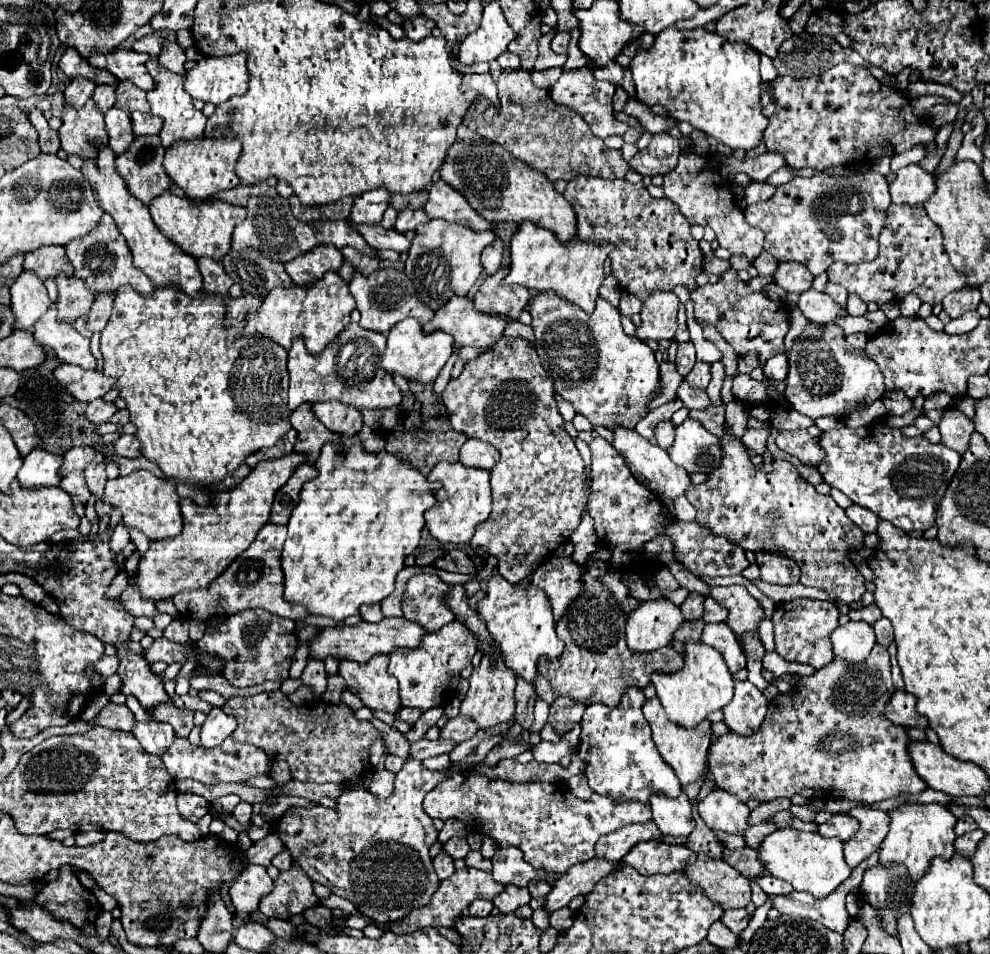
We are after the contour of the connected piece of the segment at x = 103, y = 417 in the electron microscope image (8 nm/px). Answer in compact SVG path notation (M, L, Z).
M96 399L96 401L92 401L92 403L88 403L88 409L86 409L86 419L90 421L90 423L106 423L112 415L116 413L116 407L114 407L114 403L106 403L106 401L102 401L102 399Z

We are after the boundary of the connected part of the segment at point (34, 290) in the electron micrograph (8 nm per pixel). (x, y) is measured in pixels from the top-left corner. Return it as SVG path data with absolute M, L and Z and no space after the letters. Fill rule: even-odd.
M22 271L20 277L10 285L12 295L12 313L16 317L14 329L32 331L34 323L50 309L52 301L42 281L32 271Z

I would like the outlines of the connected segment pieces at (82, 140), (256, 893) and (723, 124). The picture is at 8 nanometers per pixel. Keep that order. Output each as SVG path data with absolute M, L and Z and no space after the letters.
M90 99L82 109L64 107L62 127L58 129L62 149L70 155L78 155L84 161L98 157L98 149L108 145L108 133L104 129L104 115Z
M246 865L230 885L230 899L236 911L252 913L258 909L260 899L270 891L272 891L272 879L268 877L266 867Z
M664 29L654 45L646 51L640 51L630 61L630 71L636 85L638 101L646 105L662 105L670 117L676 121L686 121L694 129L704 131L708 137L722 141L732 151L754 149L768 125L768 119L762 115L760 107L760 57L746 43L728 43L718 33L710 33L706 29Z

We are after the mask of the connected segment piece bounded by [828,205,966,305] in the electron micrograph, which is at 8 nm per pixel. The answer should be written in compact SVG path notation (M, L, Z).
M890 205L886 213L888 217L880 233L878 259L860 265L830 265L828 279L832 283L846 287L848 293L858 295L864 303L876 301L878 305L890 301L898 303L908 293L916 293L924 303L938 305L948 293L960 291L966 285L966 277L950 267L948 255L942 247L942 233L936 223L930 221L922 205Z

